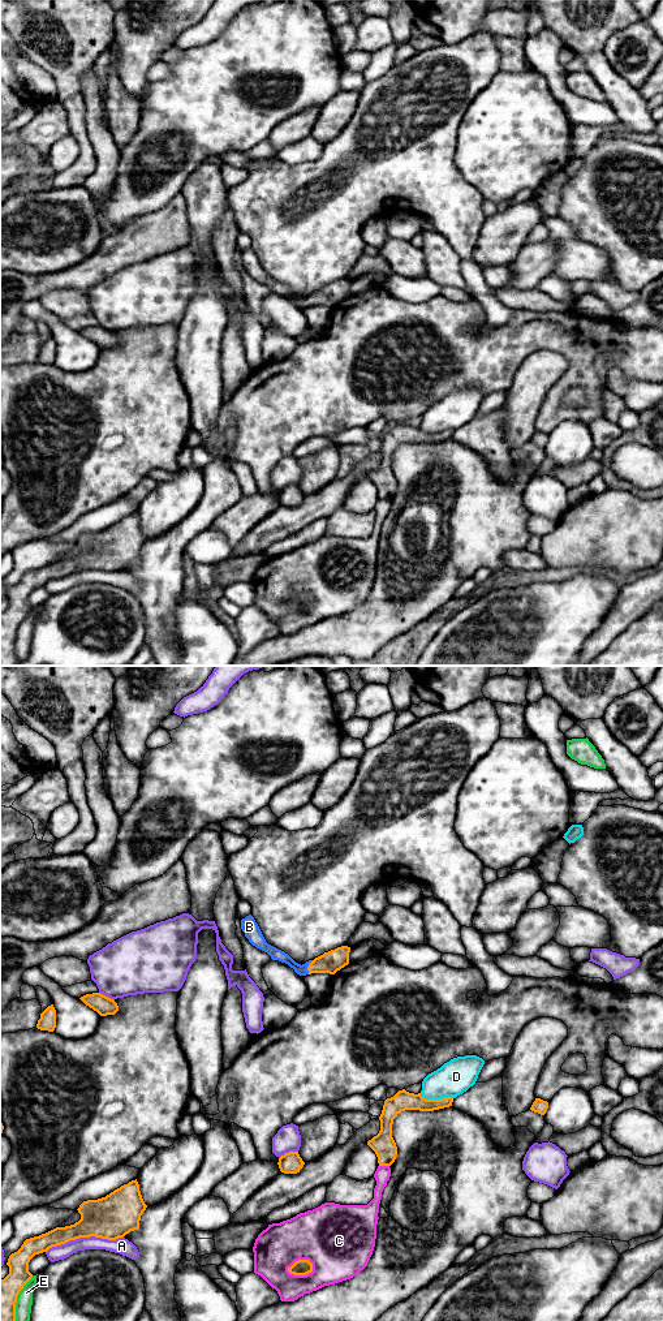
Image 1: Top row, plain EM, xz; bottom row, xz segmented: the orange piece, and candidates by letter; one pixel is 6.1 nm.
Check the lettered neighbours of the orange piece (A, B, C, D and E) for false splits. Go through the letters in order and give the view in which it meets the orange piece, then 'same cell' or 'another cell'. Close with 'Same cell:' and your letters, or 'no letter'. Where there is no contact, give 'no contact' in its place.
A: contact in xz; another cell
B: contact in xz; same cell
C: contact in xz; another cell
D: contact in xz; another cell
E: contact in xz; another cell
Same cell: B

